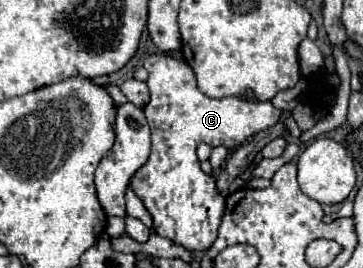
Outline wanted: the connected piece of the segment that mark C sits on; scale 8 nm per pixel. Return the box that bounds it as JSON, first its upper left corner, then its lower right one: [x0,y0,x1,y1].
[130,54,280,250]

